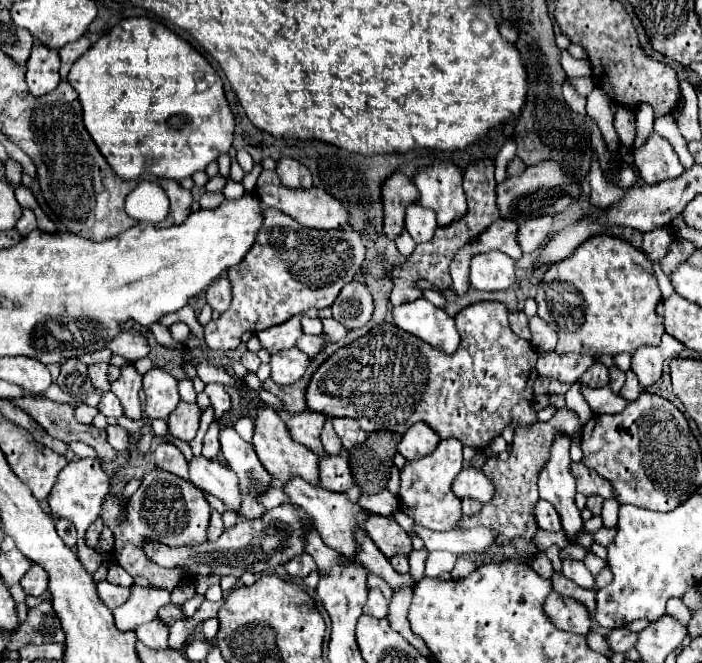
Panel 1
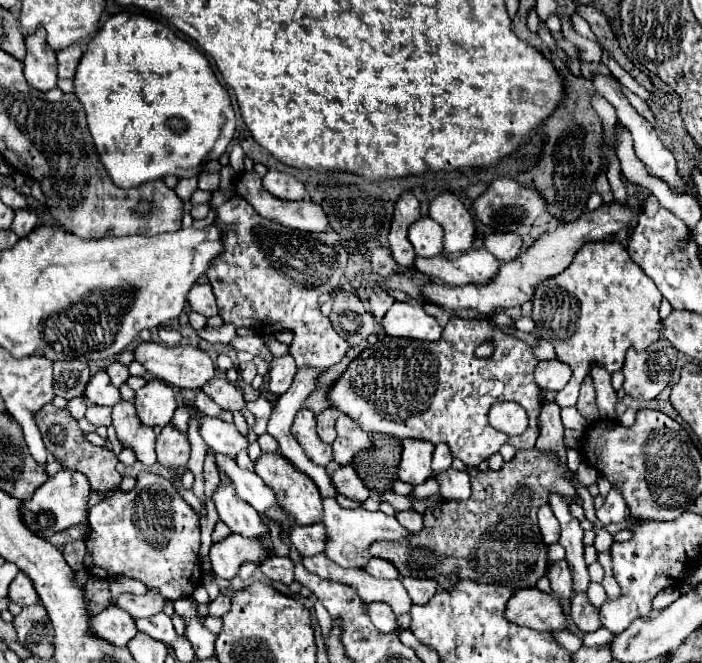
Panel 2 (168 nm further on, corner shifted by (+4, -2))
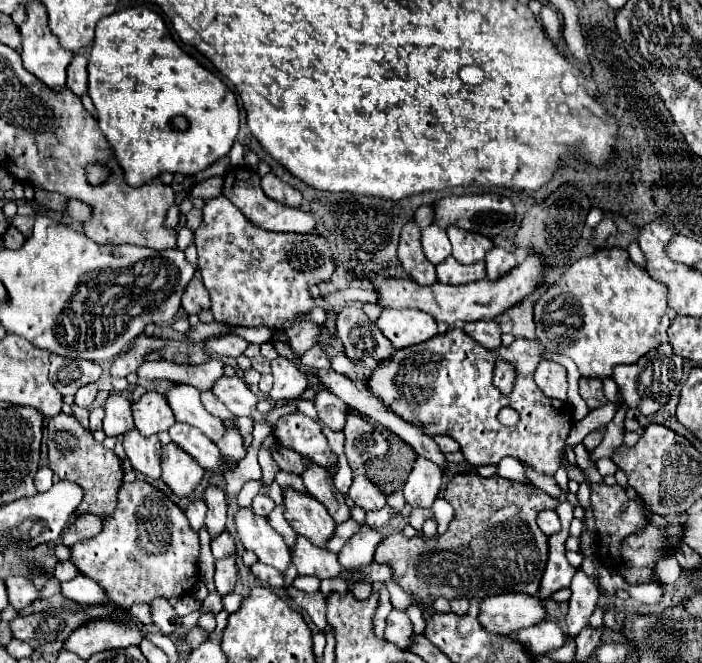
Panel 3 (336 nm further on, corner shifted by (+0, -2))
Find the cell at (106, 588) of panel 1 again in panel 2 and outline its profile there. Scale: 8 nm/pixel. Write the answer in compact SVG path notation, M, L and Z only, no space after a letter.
M153 589L143 597L137 597L137 595L131 595L131 593L119 593L119 595L113 597L113 601L115 601L117 607L129 611L135 619L161 613L163 605L165 605L165 599L159 593L155 593Z

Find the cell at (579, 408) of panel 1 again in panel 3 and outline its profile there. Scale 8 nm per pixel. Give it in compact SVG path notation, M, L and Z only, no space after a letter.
M599 249L593 255L581 257L575 263L571 263L569 269L539 297L539 301L535 303L537 339L545 351L571 357L583 377L605 379L613 373L615 365L637 363L647 351L667 341L669 319L665 311L665 285L651 281L651 277L631 261L625 249Z

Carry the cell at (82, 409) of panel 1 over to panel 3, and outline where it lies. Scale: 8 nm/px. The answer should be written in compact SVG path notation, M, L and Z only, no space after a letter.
M89 383L89 385L83 385L83 387L77 391L75 403L77 403L79 407L89 409L91 403L95 401L95 397L97 397L97 385L95 385L95 383Z

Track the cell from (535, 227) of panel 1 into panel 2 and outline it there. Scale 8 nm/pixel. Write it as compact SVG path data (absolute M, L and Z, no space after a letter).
M493 233L485 239L485 249L501 261L513 261L523 247L523 239L515 233Z

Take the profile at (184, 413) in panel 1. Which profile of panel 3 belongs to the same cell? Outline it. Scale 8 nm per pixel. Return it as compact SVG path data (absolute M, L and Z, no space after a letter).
M175 443L163 447L161 467L161 479L179 499L191 497L191 493L199 487L203 479L203 467L193 457L187 457L187 453L183 453L183 449L179 449Z

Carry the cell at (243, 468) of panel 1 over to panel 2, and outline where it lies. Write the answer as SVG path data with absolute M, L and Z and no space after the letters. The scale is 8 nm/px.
M203 415L199 433L205 439L205 443L209 445L209 449L229 455L233 459L237 459L237 453L247 447L247 439L237 431L233 423L225 423L215 417Z

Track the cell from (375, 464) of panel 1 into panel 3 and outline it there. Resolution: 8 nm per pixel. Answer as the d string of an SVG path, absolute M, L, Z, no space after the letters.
M385 433L385 437L391 443L387 457L371 459L365 469L367 469L367 477L385 495L391 495L395 491L403 489L403 485L413 469L413 463L417 459L417 453L403 439L399 439L395 433Z

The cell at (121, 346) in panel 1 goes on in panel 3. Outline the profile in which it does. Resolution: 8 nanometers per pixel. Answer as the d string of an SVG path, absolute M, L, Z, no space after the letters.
M233 375L233 377L221 377L215 385L213 385L213 389L211 389L225 405L227 405L227 409L233 413L233 415L237 415L237 417L241 417L241 415L245 415L245 417L249 417L251 415L251 411L257 407L257 403L259 403L259 397L249 389L249 385L243 381L243 379L239 379L237 375Z

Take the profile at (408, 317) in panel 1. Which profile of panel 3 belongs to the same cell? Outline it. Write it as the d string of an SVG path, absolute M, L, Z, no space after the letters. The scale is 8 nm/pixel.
M383 309L375 325L395 349L405 349L437 335L435 319L419 309Z

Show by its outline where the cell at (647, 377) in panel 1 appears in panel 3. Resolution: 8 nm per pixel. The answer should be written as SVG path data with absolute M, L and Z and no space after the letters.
M663 343L657 349L651 349L645 357L641 357L633 365L617 365L613 369L611 377L617 383L617 387L623 395L623 403L627 407L639 409L641 415L651 415L651 413L655 413L655 411L659 411L667 405L667 401L671 399L675 387L681 383L683 359L673 353L669 343Z

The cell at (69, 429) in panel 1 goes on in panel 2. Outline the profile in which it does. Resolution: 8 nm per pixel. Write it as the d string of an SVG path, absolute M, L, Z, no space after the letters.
M51 403L43 405L37 413L35 413L35 423L43 435L43 443L45 447L65 463L65 467L69 469L75 469L75 471L81 471L87 475L91 487L95 491L111 491L111 489L117 489L119 483L121 483L121 475L117 473L115 465L117 465L117 455L107 449L107 447L95 447L93 443L89 443L85 439L85 433L79 429L77 421L67 413L67 409L59 409Z

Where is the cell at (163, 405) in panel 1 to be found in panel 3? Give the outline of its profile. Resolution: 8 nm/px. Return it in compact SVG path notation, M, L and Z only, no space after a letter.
M149 391L139 401L135 401L131 405L131 411L133 411L135 427L143 437L167 431L175 423L167 399L155 391Z

